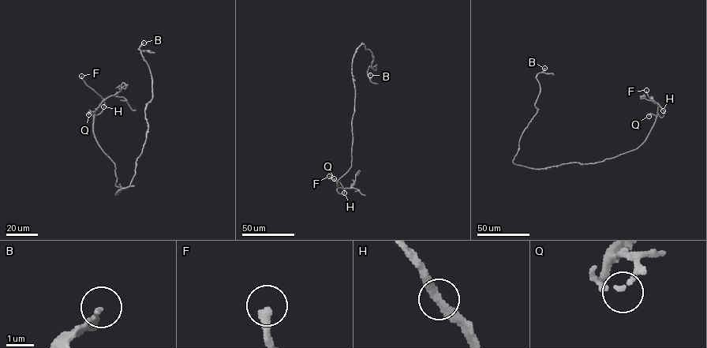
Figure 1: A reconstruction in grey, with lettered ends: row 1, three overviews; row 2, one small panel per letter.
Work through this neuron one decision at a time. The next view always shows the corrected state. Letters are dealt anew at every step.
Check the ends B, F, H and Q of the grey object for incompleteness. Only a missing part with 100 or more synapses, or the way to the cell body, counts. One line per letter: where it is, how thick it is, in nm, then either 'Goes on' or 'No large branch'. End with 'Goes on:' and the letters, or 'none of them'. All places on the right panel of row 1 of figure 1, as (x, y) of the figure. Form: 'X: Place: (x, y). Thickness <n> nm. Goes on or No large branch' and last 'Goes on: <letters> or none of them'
B: Place: (544, 68). Thickness 440 nm. No large branch
F: Place: (646, 90). Thickness 320 nm. Goes on
H: Place: (663, 110). Thickness 280 nm. No large branch
Q: Place: (649, 116). Thickness 150 nm. No large branch
Goes on: F

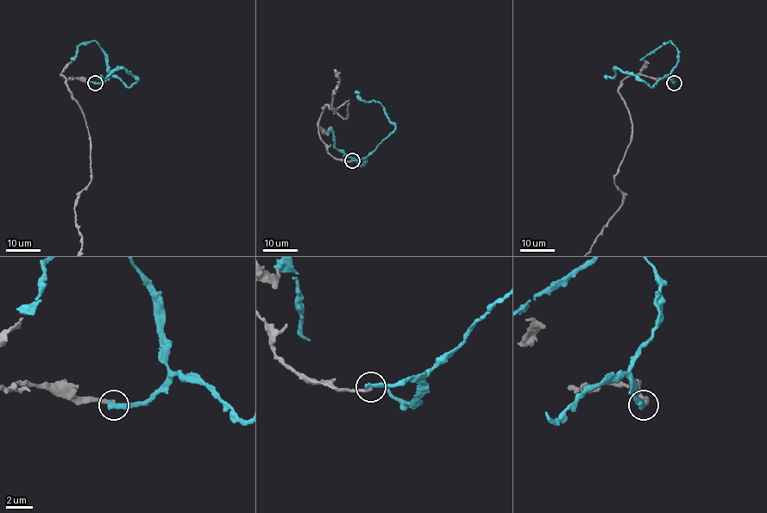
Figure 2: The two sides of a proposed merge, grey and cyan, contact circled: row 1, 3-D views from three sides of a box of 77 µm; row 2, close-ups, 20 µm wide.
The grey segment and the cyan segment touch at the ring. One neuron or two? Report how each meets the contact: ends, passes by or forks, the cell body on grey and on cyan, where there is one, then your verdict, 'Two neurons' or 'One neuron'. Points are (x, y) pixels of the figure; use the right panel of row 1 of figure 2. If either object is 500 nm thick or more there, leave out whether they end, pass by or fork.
At the ring grey ends. At the ring cyan ends. Soma of grey: none. Soma of cyan: none. Two neurons

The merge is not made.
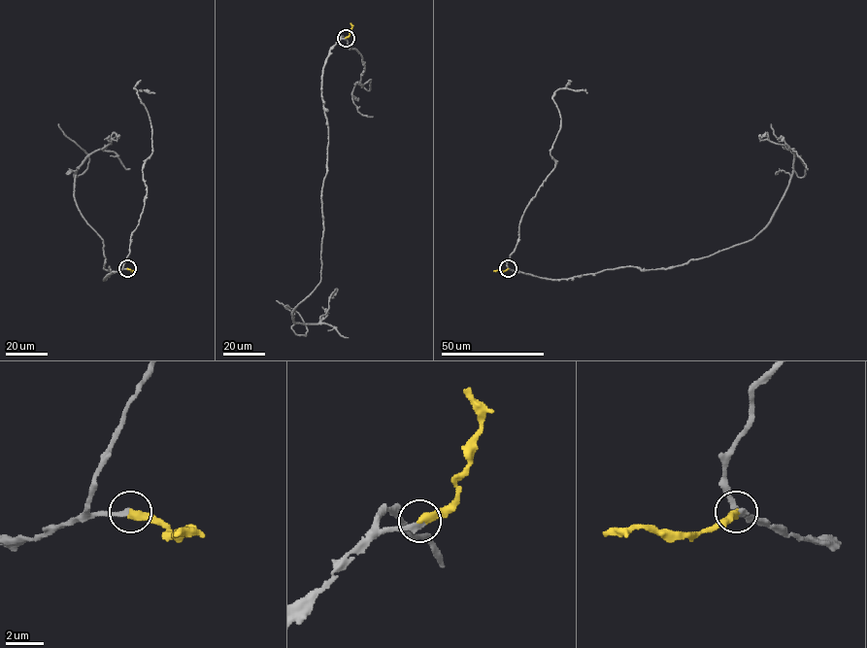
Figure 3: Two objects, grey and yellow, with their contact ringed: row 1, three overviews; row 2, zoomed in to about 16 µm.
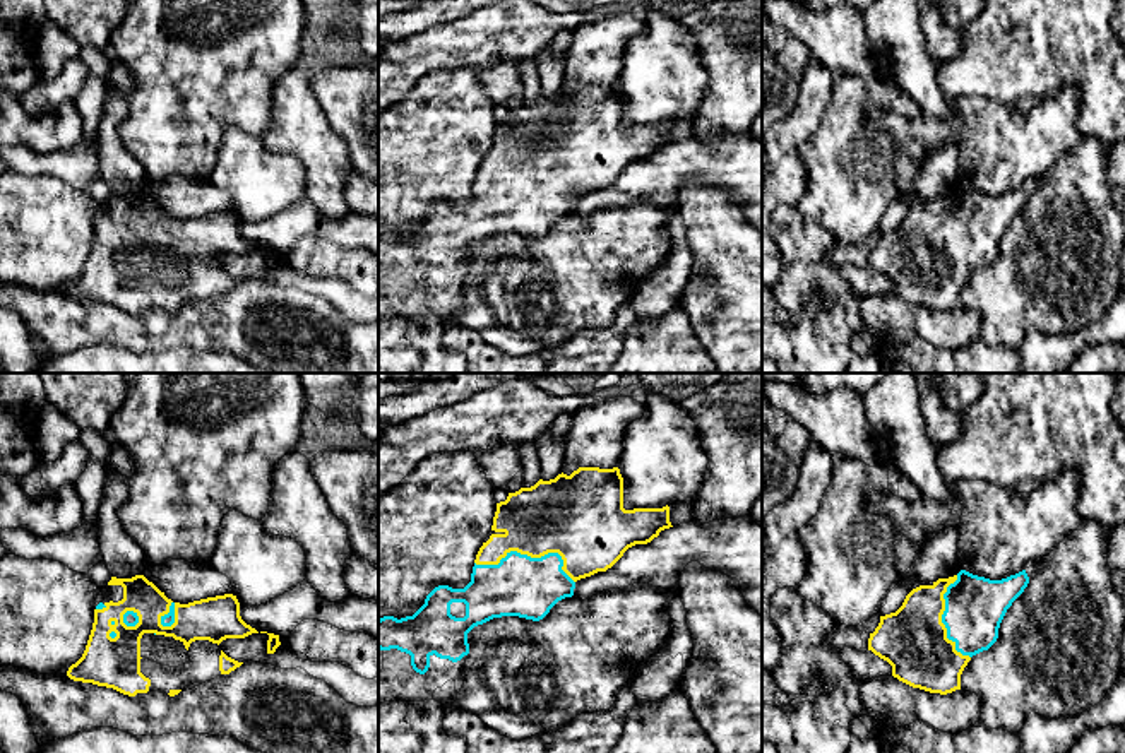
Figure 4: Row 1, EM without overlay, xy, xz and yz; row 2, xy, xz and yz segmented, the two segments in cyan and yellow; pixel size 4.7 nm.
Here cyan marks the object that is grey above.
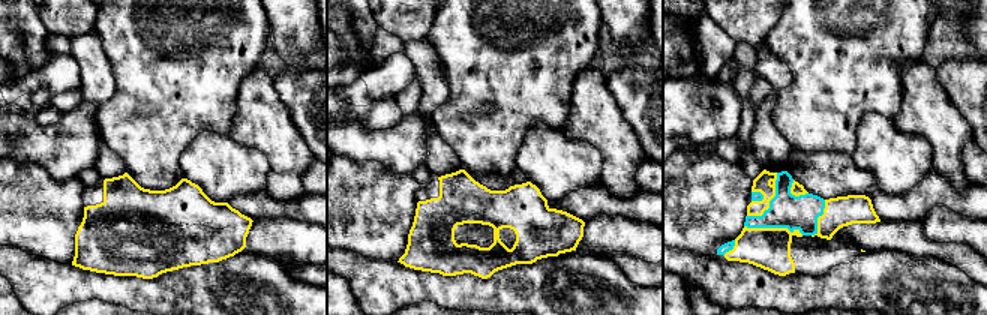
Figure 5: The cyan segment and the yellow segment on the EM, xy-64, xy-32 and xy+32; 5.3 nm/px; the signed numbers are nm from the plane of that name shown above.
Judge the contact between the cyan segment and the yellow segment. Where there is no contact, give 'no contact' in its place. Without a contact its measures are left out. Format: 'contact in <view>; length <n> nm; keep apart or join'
contact in xz; length 480 nm; join

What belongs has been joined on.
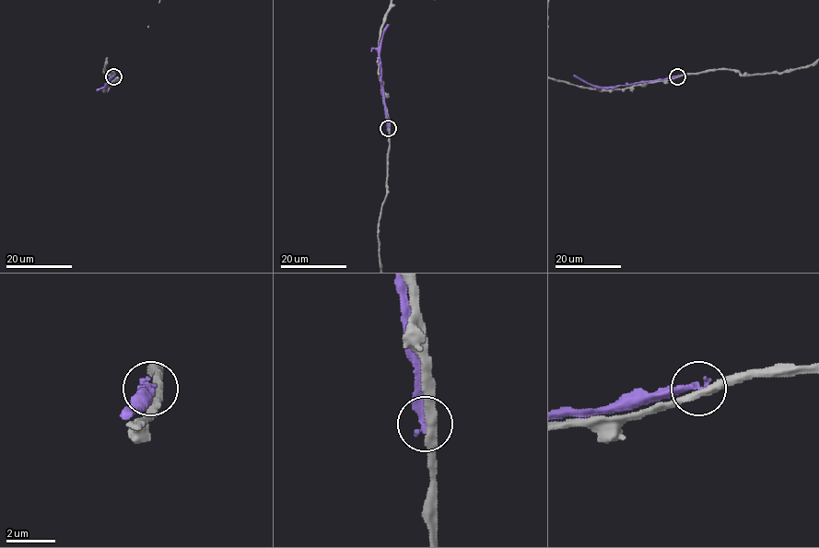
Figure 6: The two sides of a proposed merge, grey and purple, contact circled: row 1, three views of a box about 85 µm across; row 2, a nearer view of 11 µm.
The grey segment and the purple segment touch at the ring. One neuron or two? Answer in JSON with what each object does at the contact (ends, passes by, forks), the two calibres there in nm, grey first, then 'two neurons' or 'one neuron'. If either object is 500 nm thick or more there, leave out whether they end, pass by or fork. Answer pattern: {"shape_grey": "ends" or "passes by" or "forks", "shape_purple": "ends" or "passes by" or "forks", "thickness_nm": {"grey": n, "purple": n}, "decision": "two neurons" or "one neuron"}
{"shape_grey": "passes by", "shape_purple": "ends", "thickness_nm": {"grey": 320, "purple": 300}, "decision": "two neurons"}

